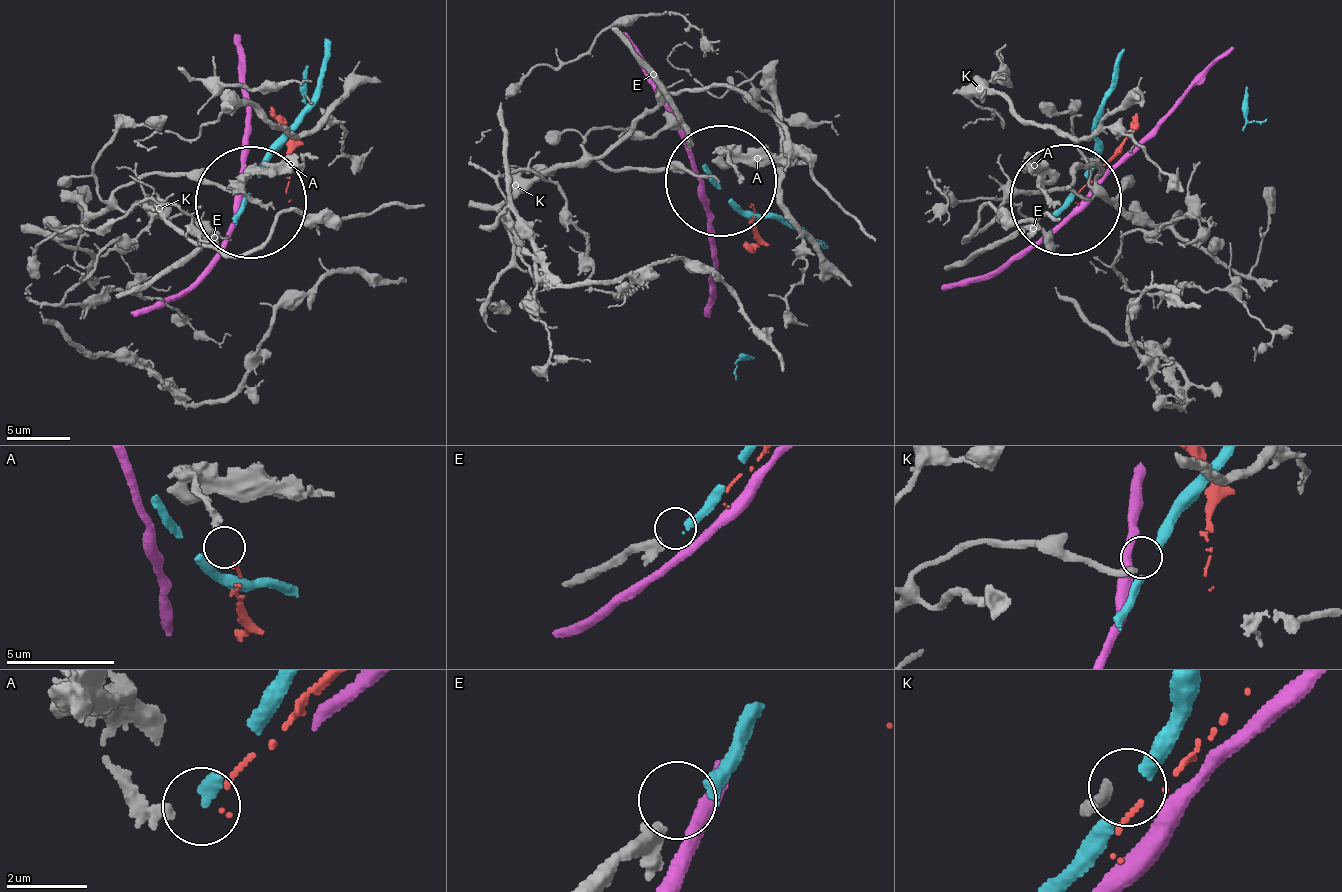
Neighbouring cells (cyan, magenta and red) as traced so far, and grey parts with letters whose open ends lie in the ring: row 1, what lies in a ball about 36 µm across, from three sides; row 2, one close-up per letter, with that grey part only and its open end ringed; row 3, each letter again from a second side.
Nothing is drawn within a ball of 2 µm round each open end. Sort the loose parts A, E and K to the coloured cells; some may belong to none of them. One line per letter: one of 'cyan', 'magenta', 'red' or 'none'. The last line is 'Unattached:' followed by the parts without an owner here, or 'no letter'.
A: red
E: cyan
K: none
Unattached: K

